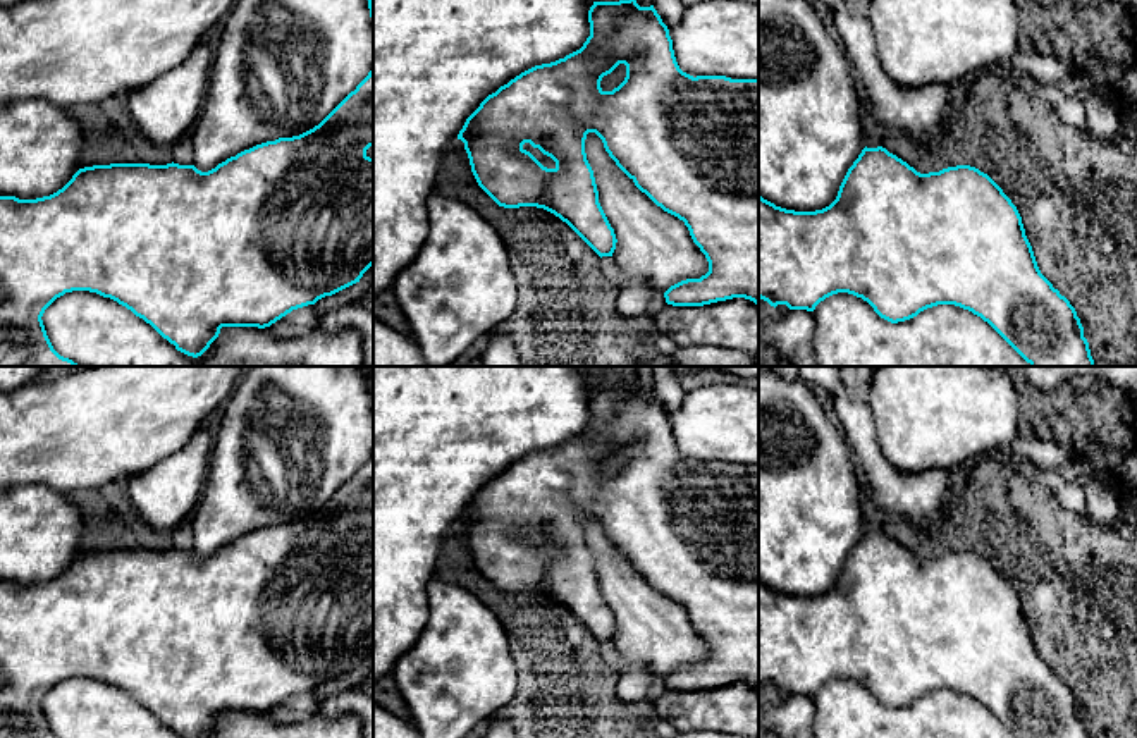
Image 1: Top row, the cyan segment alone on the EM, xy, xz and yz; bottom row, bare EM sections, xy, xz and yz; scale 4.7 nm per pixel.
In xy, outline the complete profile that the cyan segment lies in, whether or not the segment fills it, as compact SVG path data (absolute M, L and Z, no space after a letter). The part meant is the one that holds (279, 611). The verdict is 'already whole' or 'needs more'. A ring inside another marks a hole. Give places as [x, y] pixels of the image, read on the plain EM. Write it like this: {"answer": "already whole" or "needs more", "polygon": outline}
{"answer": "already whole", "polygon": "M373 452L368 461L351 477L318 511L313 514L292 521L279 523L275 526L267 526L256 530L249 535L237 538L236 542L227 544L208 557L198 556L194 550L150 550L150 549L110 549L110 550L93 550L79 554L72 564L57 578L36 585L19 585L15 581L0 581L0 738L57 738L46 721L43 710L45 695L60 681L72 676L89 676L103 683L110 683L119 690L131 695L136 702L150 709L163 724L175 731L181 738L205 738L210 729L218 723L222 712L258 712L265 714L291 698L292 695L315 690L325 681L332 681L356 667L363 659L373 650L373 544L366 540L366 535L373 532Z"}

